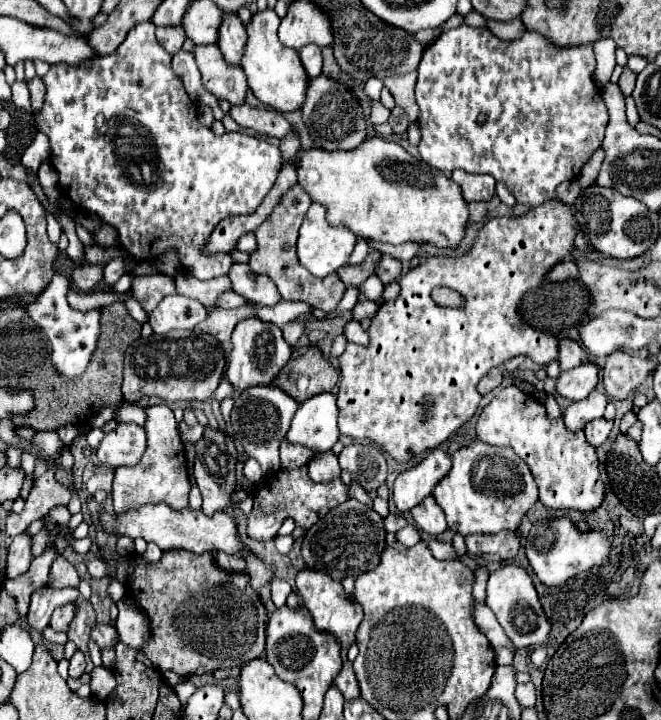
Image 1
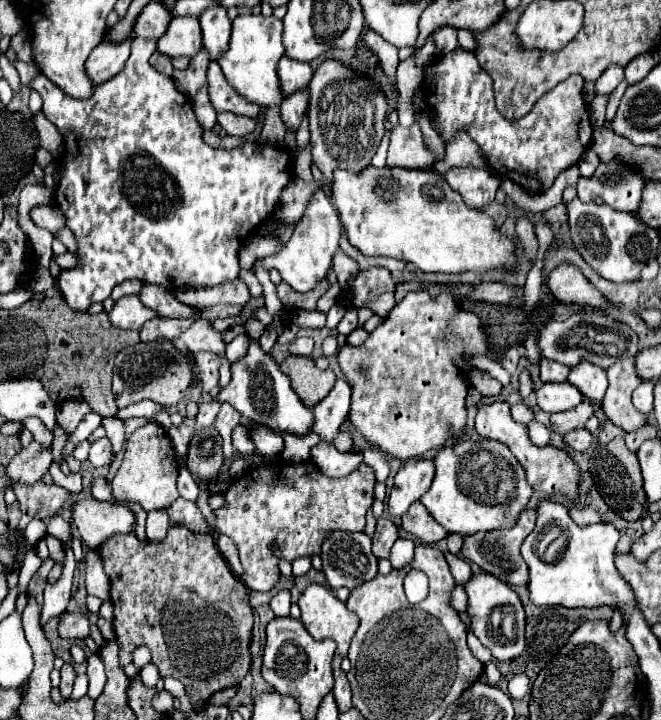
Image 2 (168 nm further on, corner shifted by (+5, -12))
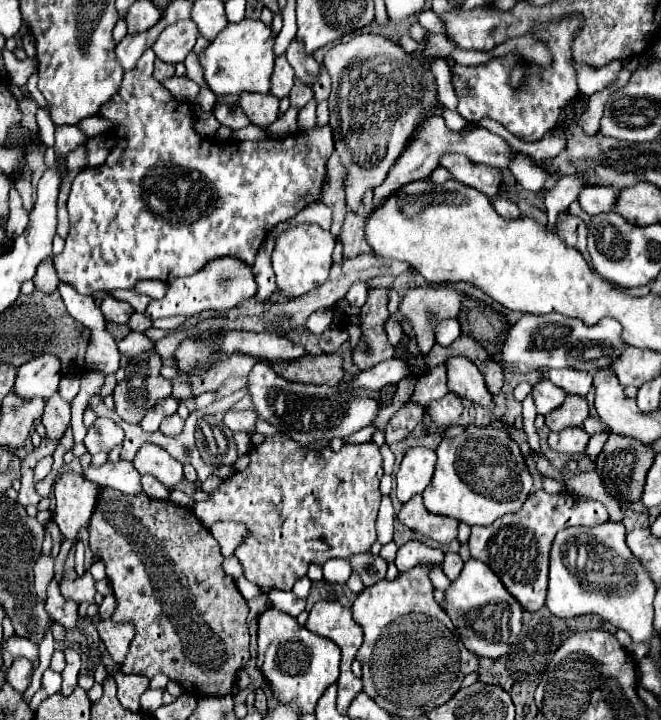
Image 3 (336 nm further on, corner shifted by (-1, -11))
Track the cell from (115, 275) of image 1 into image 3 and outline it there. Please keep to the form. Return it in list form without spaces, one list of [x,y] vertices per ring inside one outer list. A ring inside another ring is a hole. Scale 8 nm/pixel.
[[[142,281],[142,283],[136,283],[134,291],[138,291],[140,295],[148,295],[152,299],[162,299],[162,295],[166,295],[166,283],[162,283],[162,281]]]

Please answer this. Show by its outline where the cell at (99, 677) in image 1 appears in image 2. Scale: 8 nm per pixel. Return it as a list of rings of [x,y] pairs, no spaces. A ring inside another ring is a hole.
[[[92,654],[88,658],[88,680],[90,680],[90,686],[88,686],[88,698],[96,700],[102,692],[104,692],[104,686],[106,686],[106,674],[104,674],[104,664],[100,660],[100,656]]]

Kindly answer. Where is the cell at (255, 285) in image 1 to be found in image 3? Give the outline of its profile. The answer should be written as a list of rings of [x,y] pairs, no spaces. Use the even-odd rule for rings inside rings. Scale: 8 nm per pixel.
[[[230,255],[216,257],[216,259],[210,259],[198,273],[194,273],[190,277],[172,279],[168,283],[168,291],[166,291],[164,299],[154,299],[148,305],[146,315],[150,319],[158,319],[158,317],[170,317],[170,315],[192,317],[192,315],[198,315],[206,309],[228,311],[234,305],[238,305],[242,299],[256,295],[256,291],[258,291],[258,285],[256,285],[252,267],[248,267],[244,261],[230,257]]]

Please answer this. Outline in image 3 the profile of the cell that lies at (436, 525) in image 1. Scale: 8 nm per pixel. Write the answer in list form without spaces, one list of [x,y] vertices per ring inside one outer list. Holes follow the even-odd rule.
[[[414,495],[410,501],[406,501],[398,513],[398,519],[410,531],[422,533],[424,537],[430,537],[442,545],[454,541],[458,535],[458,521],[430,513],[422,503],[422,495]]]

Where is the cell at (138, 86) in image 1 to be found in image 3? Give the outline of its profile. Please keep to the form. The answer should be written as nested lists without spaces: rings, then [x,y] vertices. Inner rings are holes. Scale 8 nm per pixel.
[[[148,49],[138,59],[134,69],[124,73],[124,81],[120,85],[120,91],[100,111],[102,117],[106,117],[106,119],[116,123],[116,131],[114,131],[116,145],[114,145],[112,153],[106,157],[106,163],[102,163],[98,167],[92,167],[92,169],[84,169],[74,179],[74,183],[72,183],[72,191],[70,191],[70,199],[68,199],[70,233],[66,237],[64,251],[60,255],[54,255],[52,263],[56,267],[56,273],[58,273],[60,281],[72,285],[80,295],[92,295],[96,291],[110,291],[110,289],[132,289],[136,285],[136,281],[142,281],[142,279],[160,279],[160,281],[168,283],[170,279],[186,277],[186,275],[196,273],[198,269],[202,269],[202,265],[208,259],[222,257],[222,255],[234,255],[234,257],[254,265],[254,257],[256,257],[262,241],[266,239],[266,235],[278,223],[292,219],[304,207],[308,207],[312,203],[318,203],[322,199],[322,187],[324,187],[326,175],[328,175],[328,157],[334,151],[334,129],[330,125],[322,125],[322,127],[314,125],[308,131],[300,131],[300,133],[284,137],[284,139],[268,137],[264,141],[240,141],[240,143],[232,143],[232,145],[212,145],[212,143],[206,143],[194,131],[194,109],[192,109],[192,105],[176,101],[162,87],[162,83],[154,79],[152,65],[154,65],[154,51]]]

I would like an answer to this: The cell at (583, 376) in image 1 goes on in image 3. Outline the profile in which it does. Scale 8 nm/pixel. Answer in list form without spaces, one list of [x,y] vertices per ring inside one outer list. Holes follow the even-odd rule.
[[[542,379],[532,387],[532,399],[534,399],[536,411],[540,415],[546,415],[554,407],[562,405],[562,399],[566,399],[566,393],[560,387],[554,387],[548,379]]]

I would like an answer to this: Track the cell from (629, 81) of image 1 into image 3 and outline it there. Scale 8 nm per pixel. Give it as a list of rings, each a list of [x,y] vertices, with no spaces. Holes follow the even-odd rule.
[[[610,87],[589,97],[588,105],[578,121],[578,125],[582,127],[586,134],[594,135],[598,131],[600,118],[604,110],[604,103],[608,101],[608,95],[610,95]]]

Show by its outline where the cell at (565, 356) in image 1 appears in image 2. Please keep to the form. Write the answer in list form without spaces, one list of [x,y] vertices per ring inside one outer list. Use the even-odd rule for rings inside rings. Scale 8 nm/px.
[[[590,362],[576,364],[568,374],[568,382],[574,384],[586,398],[596,400],[596,402],[602,402],[604,392],[608,388],[608,380],[604,376],[604,370],[590,364]]]

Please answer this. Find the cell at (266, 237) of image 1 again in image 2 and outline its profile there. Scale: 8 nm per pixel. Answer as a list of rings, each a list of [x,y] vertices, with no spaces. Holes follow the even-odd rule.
[[[334,284],[334,286],[330,286],[328,288],[328,292],[324,294],[324,296],[320,296],[320,300],[318,300],[318,306],[316,306],[316,310],[320,310],[320,312],[328,312],[334,304],[336,304],[336,296],[338,296],[338,292],[340,292],[340,288]]]

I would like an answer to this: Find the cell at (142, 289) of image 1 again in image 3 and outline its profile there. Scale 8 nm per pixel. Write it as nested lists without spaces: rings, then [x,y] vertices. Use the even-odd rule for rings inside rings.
[[[104,297],[100,309],[104,313],[104,319],[106,321],[112,321],[112,323],[128,323],[128,319],[130,319],[130,315],[134,311],[128,303],[116,301],[112,297]]]

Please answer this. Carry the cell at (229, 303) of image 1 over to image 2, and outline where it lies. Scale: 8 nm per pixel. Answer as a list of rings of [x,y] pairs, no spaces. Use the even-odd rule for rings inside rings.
[[[144,282],[140,290],[140,300],[142,304],[148,304],[148,308],[156,310],[158,316],[166,318],[198,318],[200,308],[192,308],[188,304],[182,304],[174,298],[174,294],[160,284],[150,284]]]

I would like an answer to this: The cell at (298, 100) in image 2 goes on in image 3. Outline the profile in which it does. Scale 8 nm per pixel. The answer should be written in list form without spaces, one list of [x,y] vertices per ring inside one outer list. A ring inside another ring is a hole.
[[[294,39],[294,41],[288,45],[288,49],[286,49],[286,59],[288,59],[288,63],[292,65],[292,69],[296,71],[296,77],[298,77],[300,81],[310,83],[310,85],[316,81],[320,65],[314,61],[312,55],[308,55],[308,53],[304,51],[304,45],[302,45],[298,39]]]

